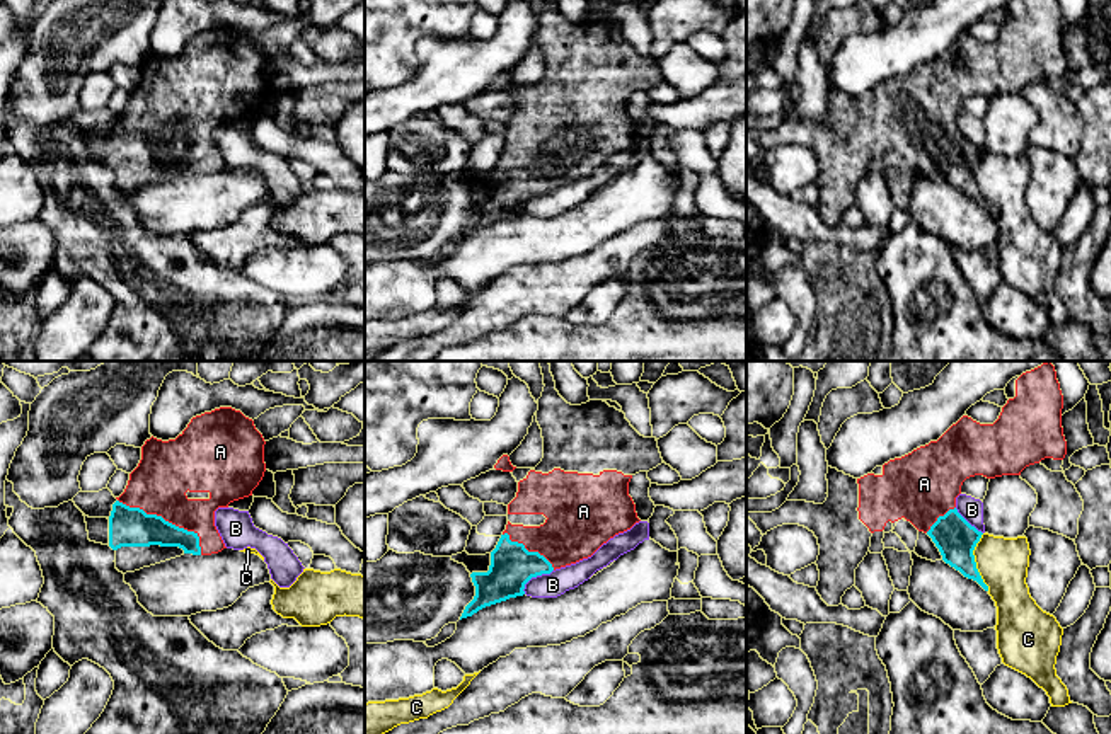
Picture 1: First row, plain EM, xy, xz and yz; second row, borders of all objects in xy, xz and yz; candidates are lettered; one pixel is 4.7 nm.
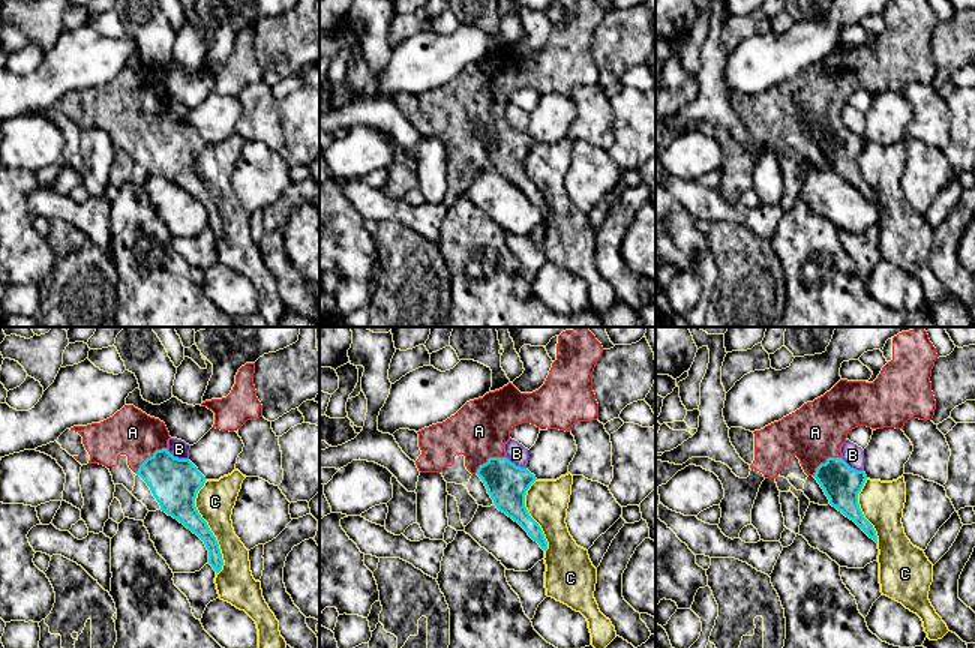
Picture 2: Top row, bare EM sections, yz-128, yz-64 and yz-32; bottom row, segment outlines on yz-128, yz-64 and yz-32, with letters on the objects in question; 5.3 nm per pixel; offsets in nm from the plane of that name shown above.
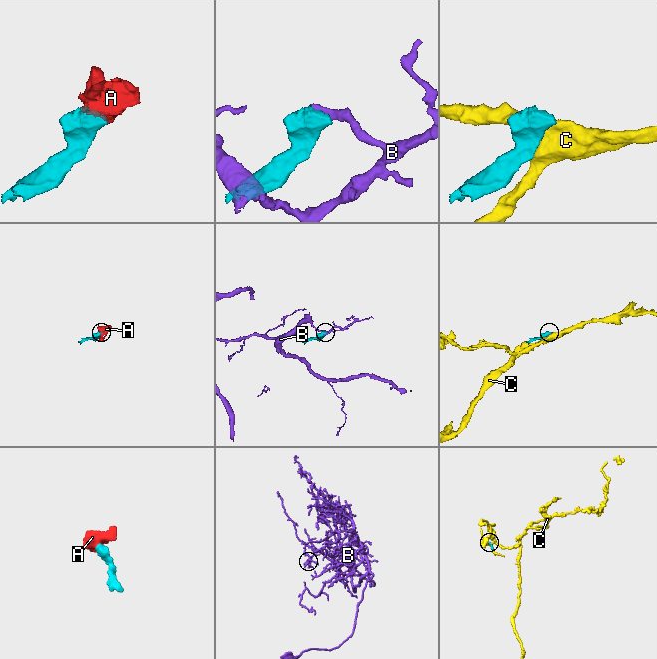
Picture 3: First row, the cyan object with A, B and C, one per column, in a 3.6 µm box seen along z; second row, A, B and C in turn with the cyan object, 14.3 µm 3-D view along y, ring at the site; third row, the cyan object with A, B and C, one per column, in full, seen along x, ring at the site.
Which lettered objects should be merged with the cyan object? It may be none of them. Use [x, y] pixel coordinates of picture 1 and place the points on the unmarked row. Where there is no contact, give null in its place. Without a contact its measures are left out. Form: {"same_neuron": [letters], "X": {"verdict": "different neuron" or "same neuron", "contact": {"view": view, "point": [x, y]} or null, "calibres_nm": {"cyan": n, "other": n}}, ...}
{"same_neuron": ["A"], "A": {"verdict": "same neuron", "contact": {"view": "xy", "point": [167, 140]}, "calibres_nm": {"cyan": 190, "other": 280}}, "B": {"verdict": "different neuron", "contact": {"view": "xz", "point": [534, 194]}, "calibres_nm": {"cyan": 200, "other": 120}}, "C": {"verdict": "different neuron", "contact": {"view": "yz", "point": [975, 181]}, "calibres_nm": {"cyan": 190, "other": 240}}}

